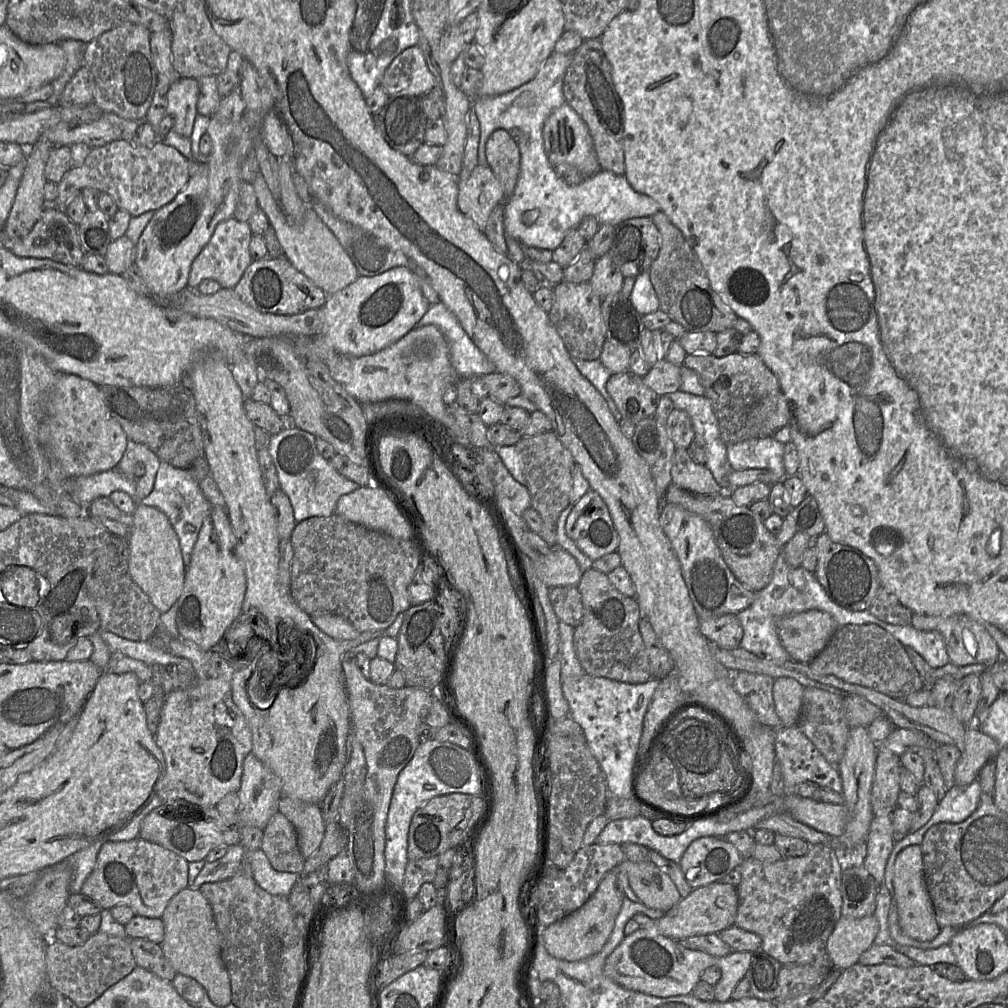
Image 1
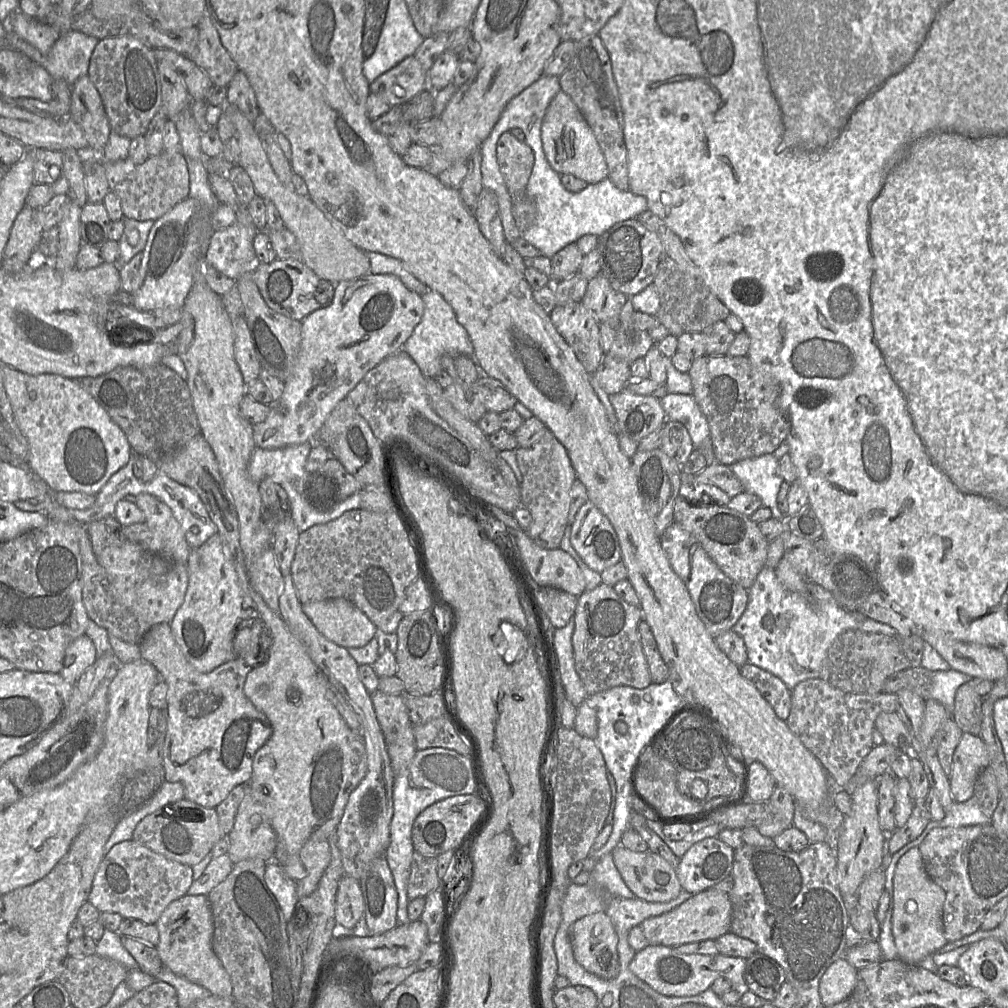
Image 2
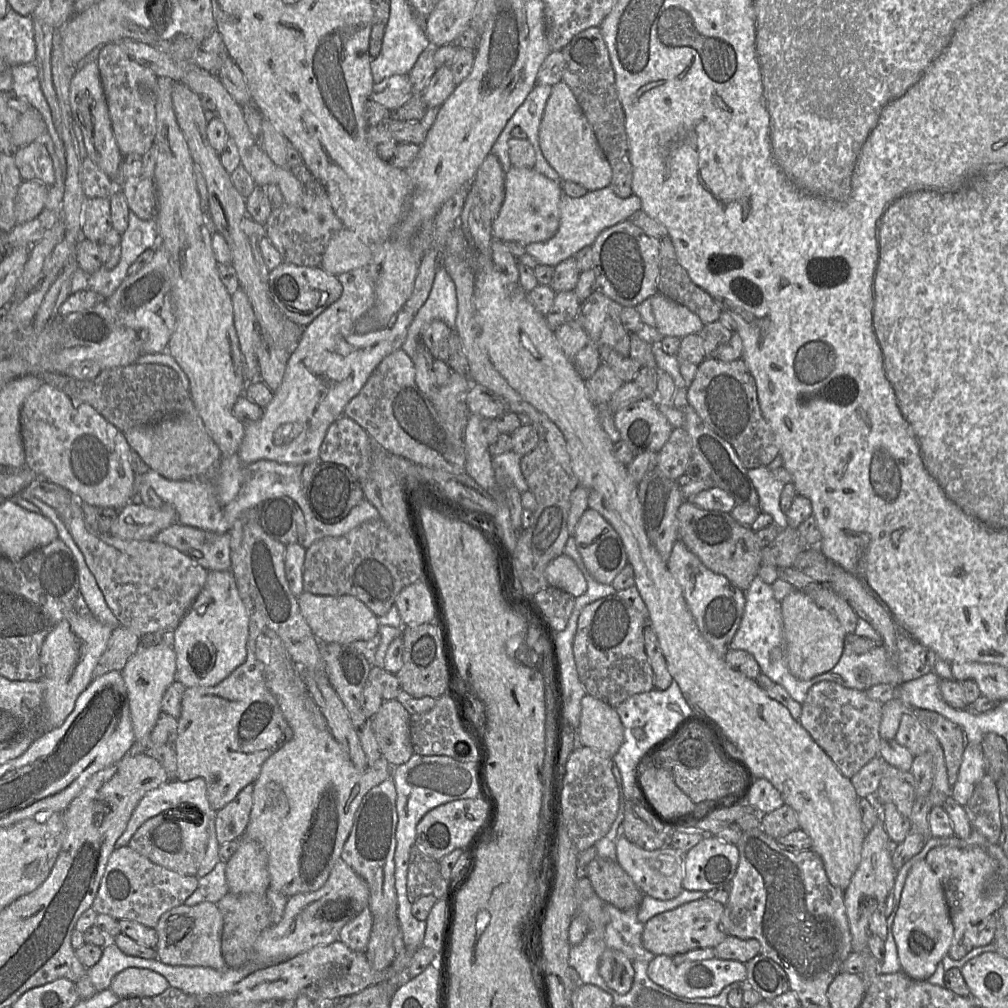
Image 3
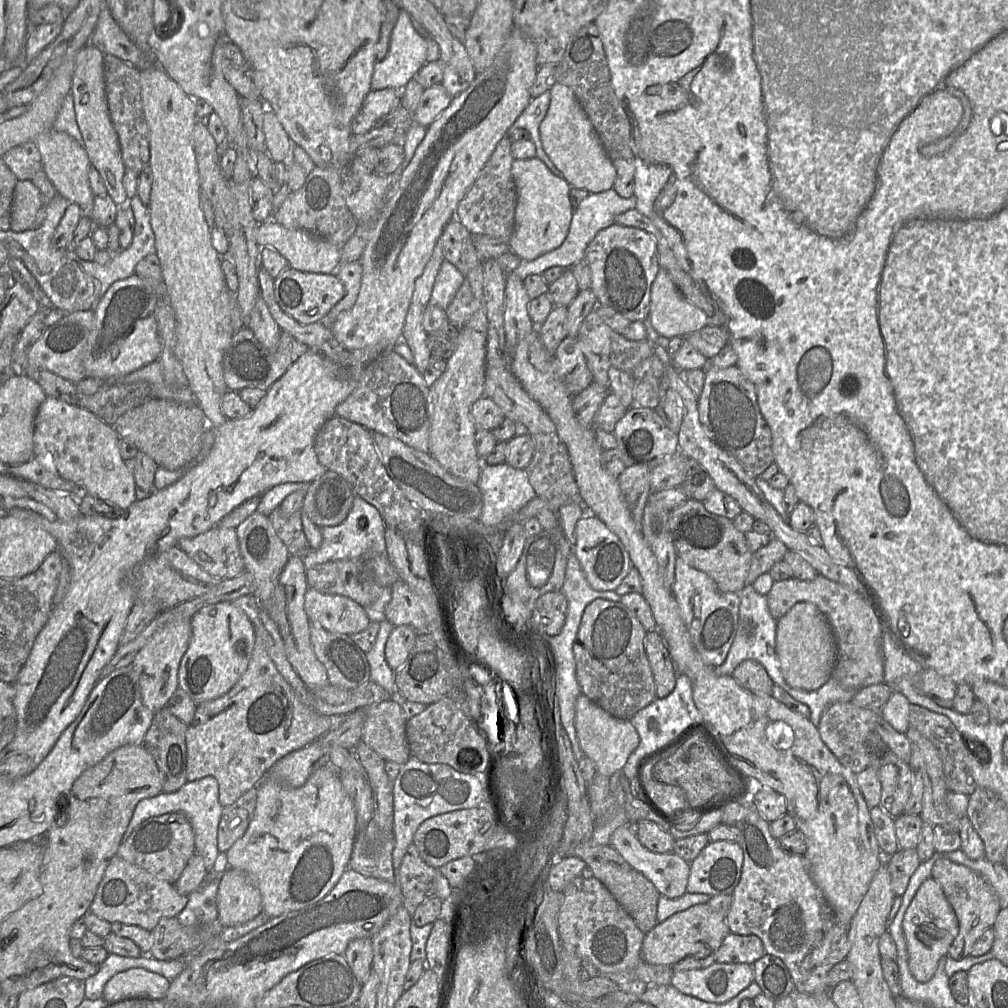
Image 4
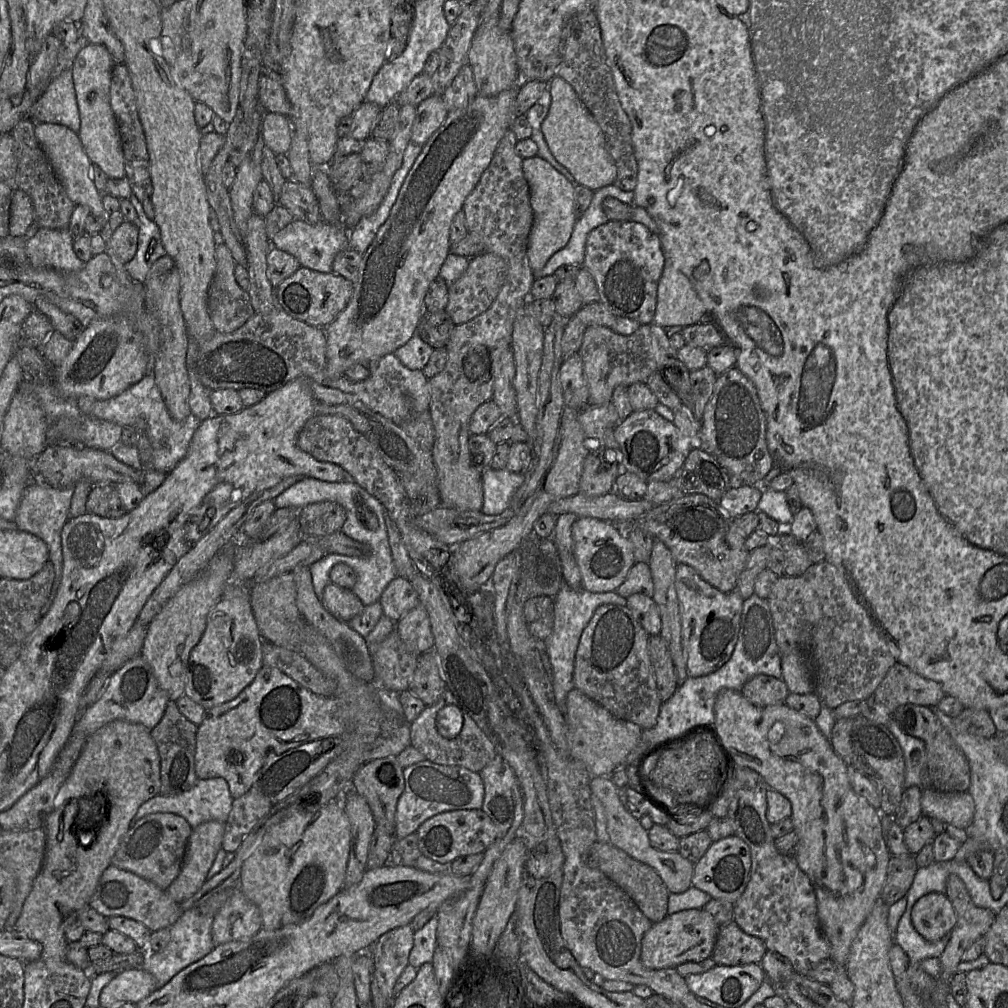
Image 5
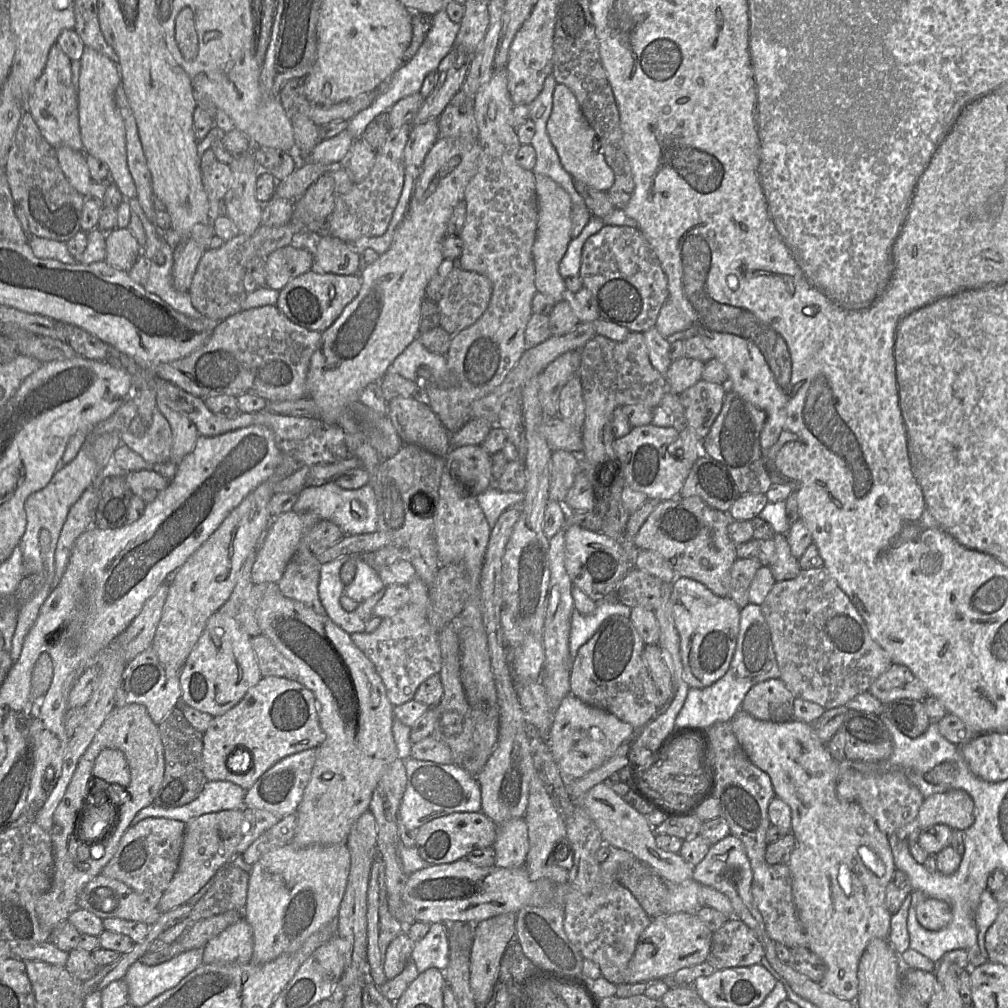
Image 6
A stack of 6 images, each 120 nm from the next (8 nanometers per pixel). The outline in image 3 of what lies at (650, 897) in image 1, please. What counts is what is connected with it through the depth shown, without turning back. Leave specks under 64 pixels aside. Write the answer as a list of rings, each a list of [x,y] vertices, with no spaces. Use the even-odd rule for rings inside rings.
[[[624,836],[616,838],[615,846],[617,863],[630,876],[644,895],[665,901],[677,897],[681,893],[683,890],[684,854],[671,846],[647,851],[636,846]]]

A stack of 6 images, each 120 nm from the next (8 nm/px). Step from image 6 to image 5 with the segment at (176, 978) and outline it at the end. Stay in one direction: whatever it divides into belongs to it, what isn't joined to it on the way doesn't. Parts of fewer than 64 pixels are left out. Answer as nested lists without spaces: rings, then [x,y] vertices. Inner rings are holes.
[[[198,908],[184,912],[170,927],[171,939],[166,948],[159,953],[147,954],[142,969],[152,974],[157,982],[157,989],[166,985],[178,972],[206,956],[214,947],[212,925],[214,917],[203,915]]]

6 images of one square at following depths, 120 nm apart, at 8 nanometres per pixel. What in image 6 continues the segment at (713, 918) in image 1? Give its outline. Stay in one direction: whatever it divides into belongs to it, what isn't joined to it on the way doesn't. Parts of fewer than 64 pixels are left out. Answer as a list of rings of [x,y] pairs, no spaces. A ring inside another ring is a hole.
[[[676,913],[652,918],[640,934],[635,951],[624,972],[625,983],[652,982],[672,977],[682,968],[706,962],[713,932],[696,914]]]

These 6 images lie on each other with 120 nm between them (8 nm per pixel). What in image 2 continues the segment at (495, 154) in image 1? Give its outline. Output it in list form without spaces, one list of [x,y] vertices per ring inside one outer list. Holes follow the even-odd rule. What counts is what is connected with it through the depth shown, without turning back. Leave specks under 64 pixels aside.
[[[508,131],[499,137],[496,156],[513,206],[517,199],[525,195],[535,160],[533,150]]]

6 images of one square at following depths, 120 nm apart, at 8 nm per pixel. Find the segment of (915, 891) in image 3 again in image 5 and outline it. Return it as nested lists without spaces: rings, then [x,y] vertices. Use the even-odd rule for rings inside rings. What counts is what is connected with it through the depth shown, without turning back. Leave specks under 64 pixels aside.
[[[931,892],[916,901],[911,911],[911,921],[925,940],[935,942],[952,931],[956,914],[945,894]]]

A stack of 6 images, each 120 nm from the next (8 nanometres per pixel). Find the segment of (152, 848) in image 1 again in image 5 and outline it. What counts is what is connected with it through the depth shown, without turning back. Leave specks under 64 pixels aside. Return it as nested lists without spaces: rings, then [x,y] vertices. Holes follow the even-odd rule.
[[[114,865],[103,872],[89,907],[105,918],[126,917],[145,925],[151,932],[170,928],[182,915],[180,904],[154,883]]]

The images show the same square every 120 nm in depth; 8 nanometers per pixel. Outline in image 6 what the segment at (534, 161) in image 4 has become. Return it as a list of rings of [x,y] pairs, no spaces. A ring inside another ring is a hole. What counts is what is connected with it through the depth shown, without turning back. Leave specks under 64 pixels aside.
[[[535,175],[538,202],[538,222],[536,238],[532,247],[535,267],[535,286],[538,292],[559,302],[568,297],[565,279],[559,272],[559,264],[565,255],[572,239],[571,212],[573,203],[570,195],[548,176]]]

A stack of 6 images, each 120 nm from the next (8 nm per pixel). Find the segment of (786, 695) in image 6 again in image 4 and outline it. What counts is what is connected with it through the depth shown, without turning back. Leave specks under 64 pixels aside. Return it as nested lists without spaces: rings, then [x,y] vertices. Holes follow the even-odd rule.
[[[744,660],[734,669],[732,676],[741,687],[753,694],[771,696],[774,682],[760,662]]]

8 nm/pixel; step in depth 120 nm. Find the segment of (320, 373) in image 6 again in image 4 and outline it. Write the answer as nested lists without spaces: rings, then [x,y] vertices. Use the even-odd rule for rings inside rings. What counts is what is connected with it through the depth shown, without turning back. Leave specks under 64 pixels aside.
[[[513,28],[492,64],[476,74],[471,85],[452,98],[449,106],[427,128],[426,135],[403,171],[395,191],[388,198],[378,219],[369,229],[366,246],[360,259],[361,286],[355,304],[342,312],[331,327],[337,342],[354,351],[371,345],[394,346],[402,340],[403,327],[418,278],[428,263],[445,226],[455,217],[457,205],[473,185],[490,159],[497,144],[528,106],[538,65],[534,42]]]

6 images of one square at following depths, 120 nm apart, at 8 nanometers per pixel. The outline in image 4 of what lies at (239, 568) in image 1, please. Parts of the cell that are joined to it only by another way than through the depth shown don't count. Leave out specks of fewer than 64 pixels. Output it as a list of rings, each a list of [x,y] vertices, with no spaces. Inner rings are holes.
[[[232,602],[208,604],[191,620],[192,636],[182,657],[178,681],[197,704],[225,695],[247,670],[255,646],[254,626],[247,615]]]

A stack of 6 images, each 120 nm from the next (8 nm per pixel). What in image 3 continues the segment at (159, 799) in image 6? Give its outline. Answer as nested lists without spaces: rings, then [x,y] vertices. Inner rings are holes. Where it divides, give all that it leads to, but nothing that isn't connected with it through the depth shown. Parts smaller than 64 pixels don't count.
[[[161,712],[144,747],[144,753],[156,759],[165,769],[169,780],[176,780],[178,719]]]

